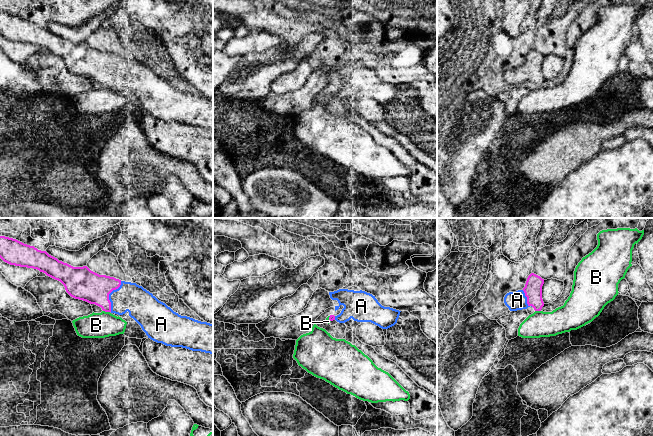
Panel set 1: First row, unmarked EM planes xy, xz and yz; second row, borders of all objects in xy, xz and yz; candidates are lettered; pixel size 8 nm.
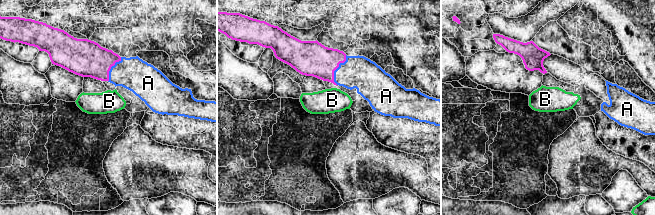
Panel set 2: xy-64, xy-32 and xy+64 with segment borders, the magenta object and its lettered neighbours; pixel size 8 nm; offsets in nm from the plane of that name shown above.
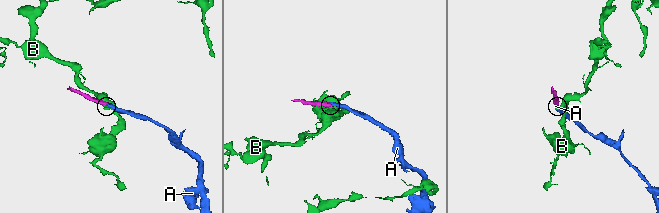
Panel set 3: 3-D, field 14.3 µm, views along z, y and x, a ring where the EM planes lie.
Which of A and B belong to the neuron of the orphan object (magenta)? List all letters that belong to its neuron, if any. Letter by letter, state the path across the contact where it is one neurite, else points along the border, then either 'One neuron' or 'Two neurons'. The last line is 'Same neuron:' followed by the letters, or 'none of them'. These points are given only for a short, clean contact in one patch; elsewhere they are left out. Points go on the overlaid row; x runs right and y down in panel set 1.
A: Path across: xy (81, 283), (102, 290), (108, 295), (130, 297). One neuron
B: Boundary: xy (103, 310), (109, 312). Two neurons
Same neuron: A

